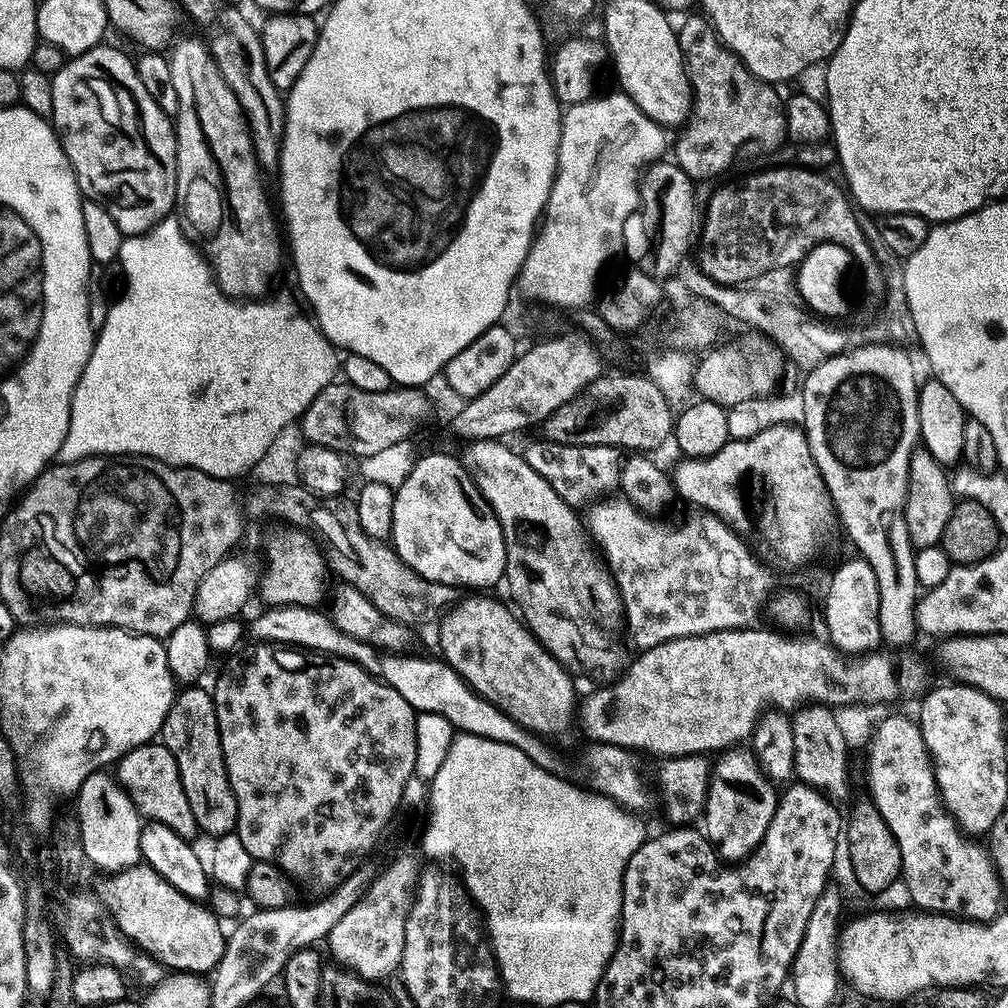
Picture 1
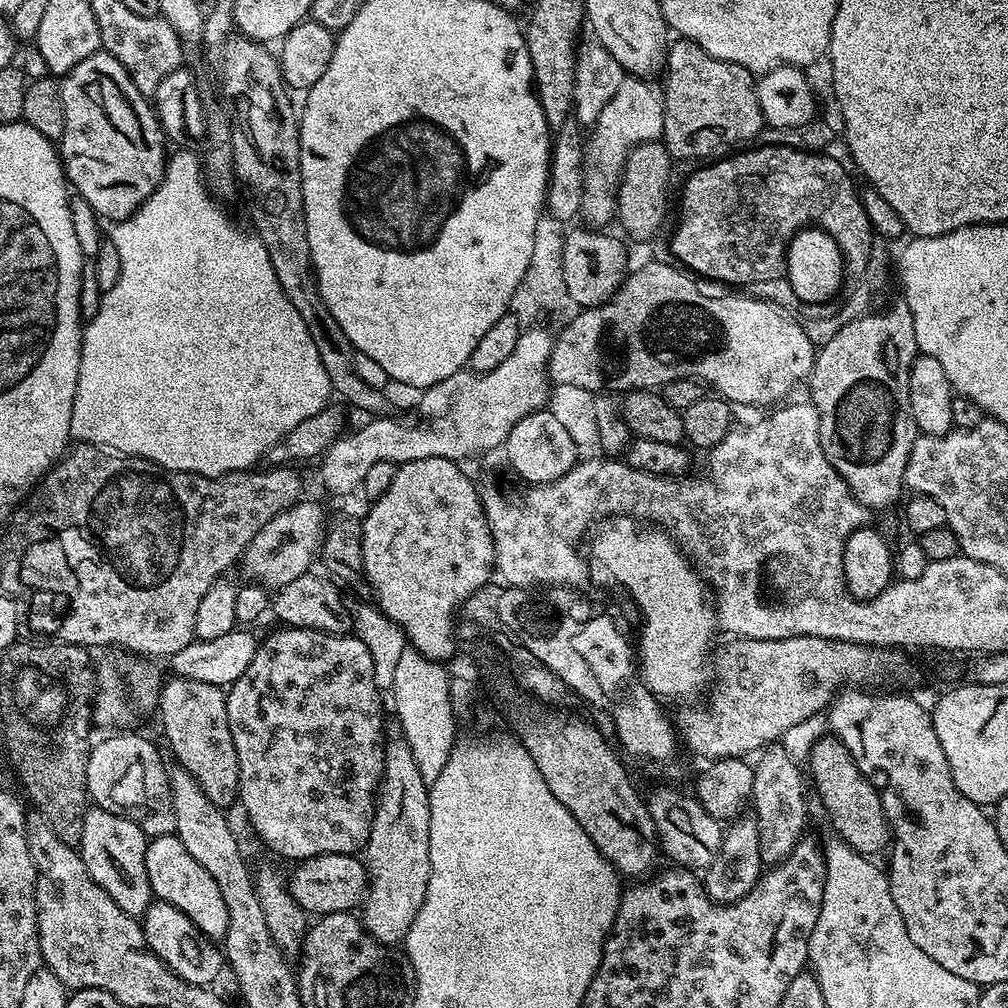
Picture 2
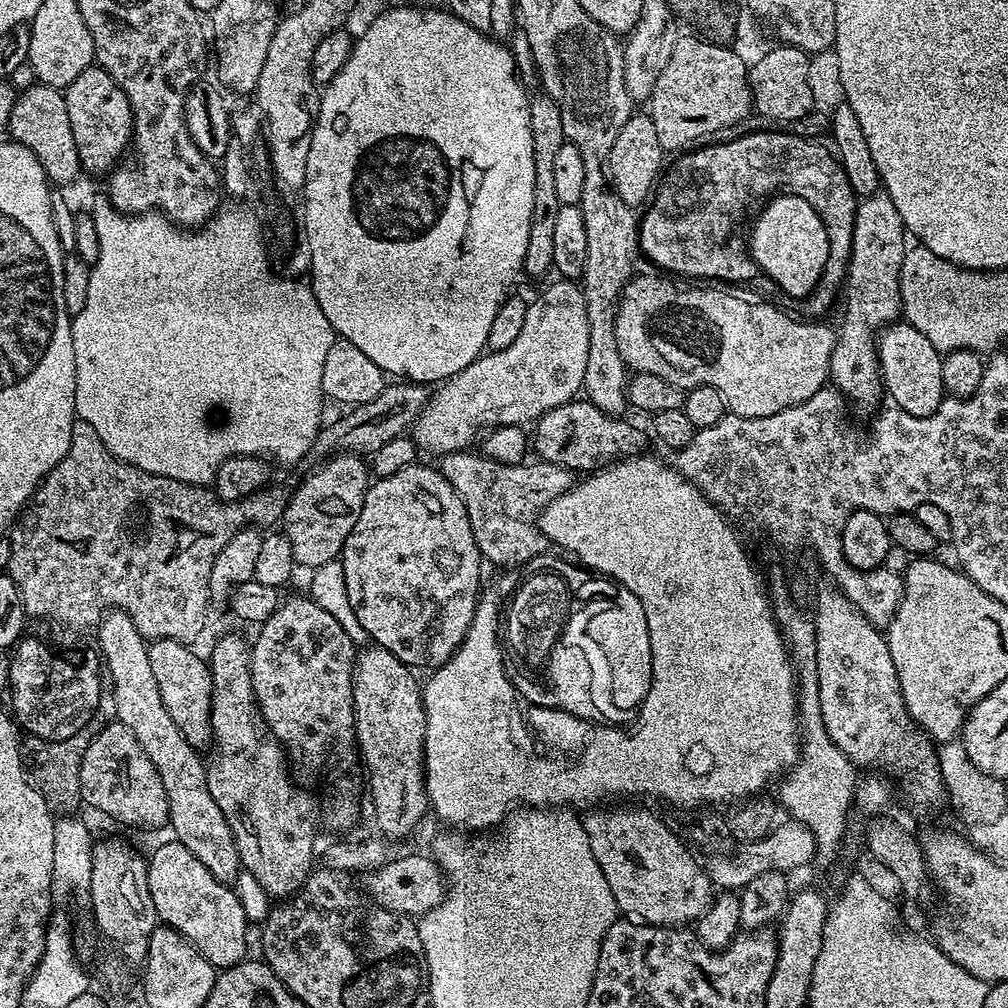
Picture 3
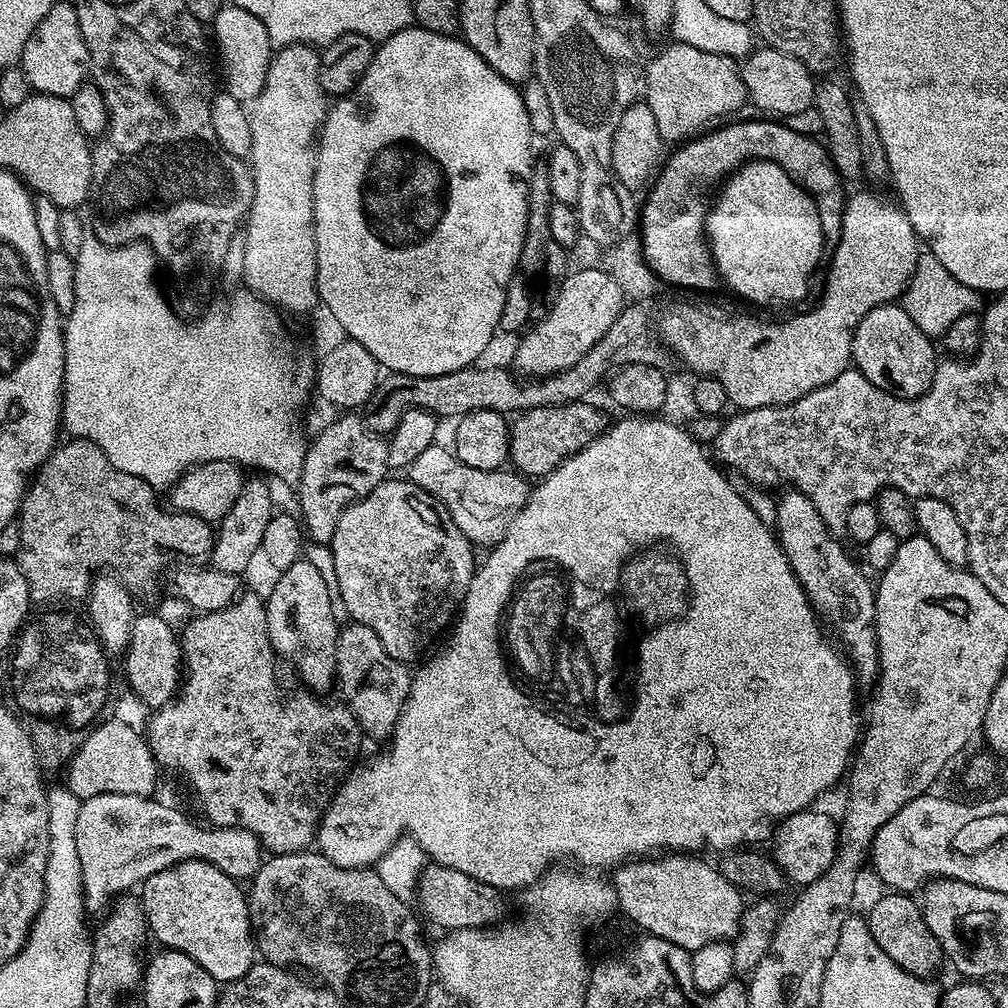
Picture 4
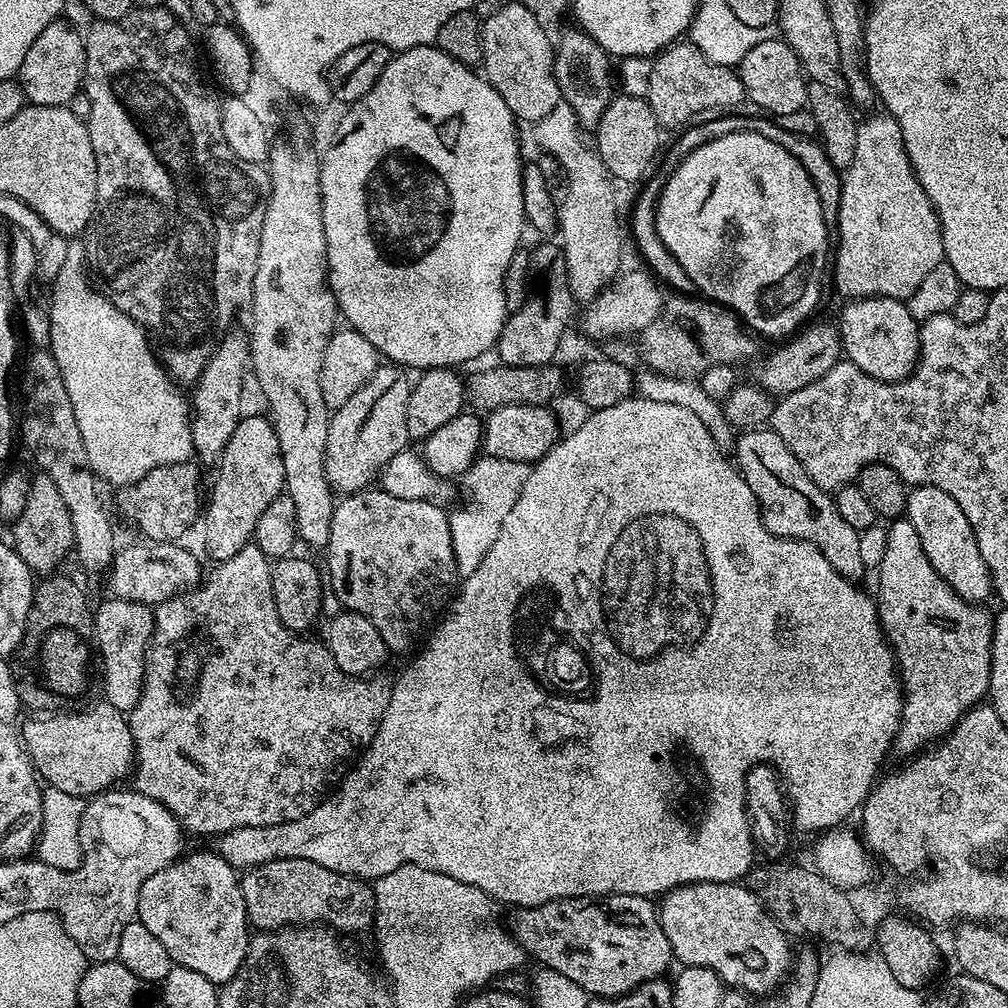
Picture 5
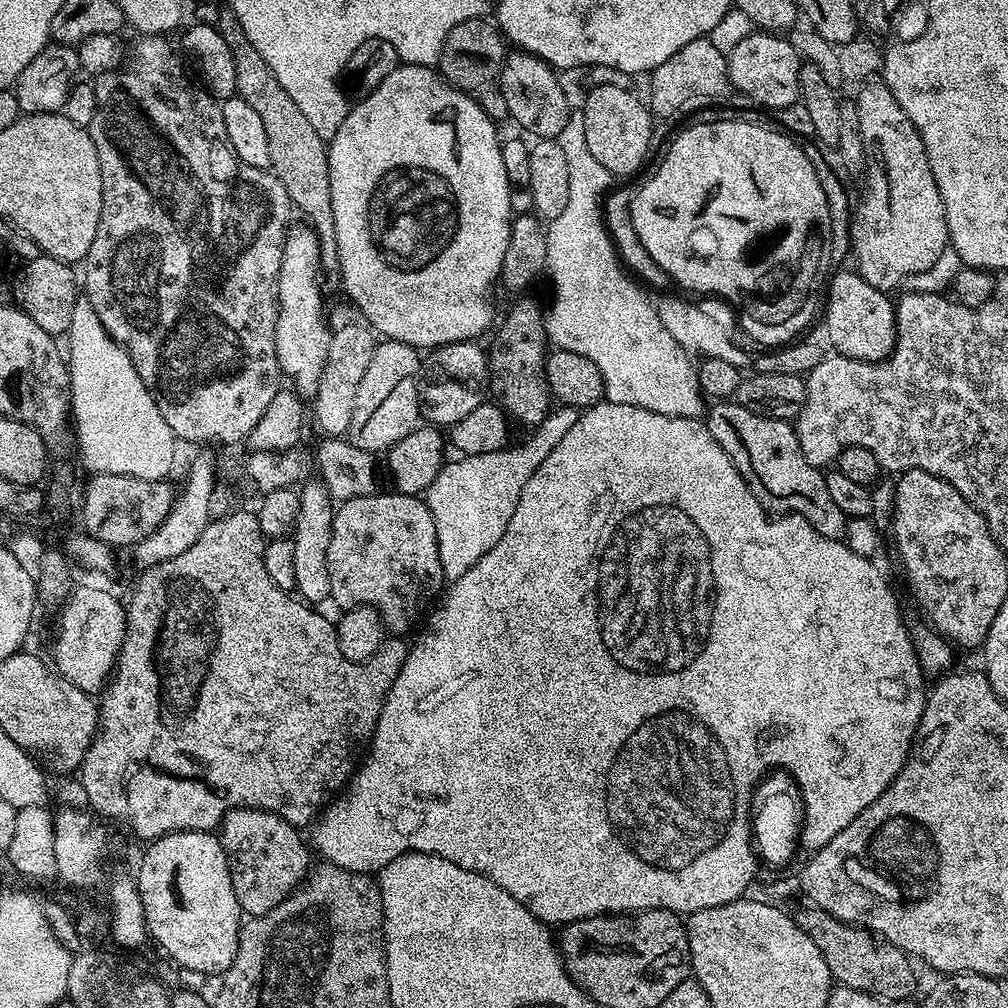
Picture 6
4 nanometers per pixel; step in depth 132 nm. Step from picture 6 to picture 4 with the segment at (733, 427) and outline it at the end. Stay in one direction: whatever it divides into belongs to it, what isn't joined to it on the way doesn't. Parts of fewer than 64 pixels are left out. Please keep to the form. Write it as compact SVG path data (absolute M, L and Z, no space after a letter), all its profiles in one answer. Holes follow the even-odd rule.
M785 492L788 493L776 501L777 514L774 521L774 532L780 541L780 549L786 554L798 582L816 610L816 615L829 629L832 627L836 631L835 639L842 645L857 681L861 685L875 685L878 679L878 657L876 590L873 581L868 581L869 573L860 572L861 565L856 565L851 554L836 541L839 540L837 533L826 526L814 502L810 502L810 498L806 498L806 494L801 492Z

